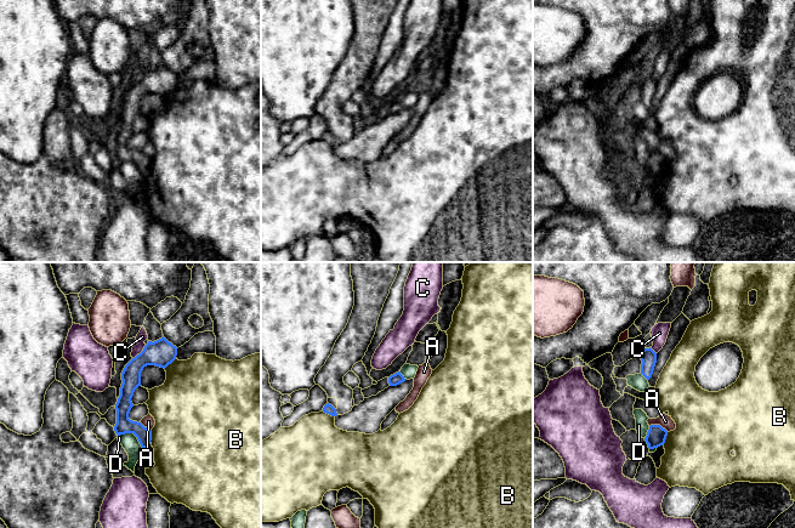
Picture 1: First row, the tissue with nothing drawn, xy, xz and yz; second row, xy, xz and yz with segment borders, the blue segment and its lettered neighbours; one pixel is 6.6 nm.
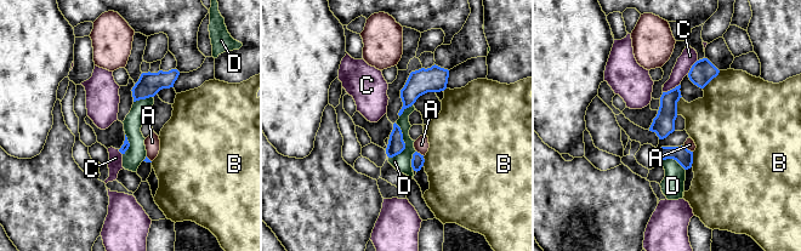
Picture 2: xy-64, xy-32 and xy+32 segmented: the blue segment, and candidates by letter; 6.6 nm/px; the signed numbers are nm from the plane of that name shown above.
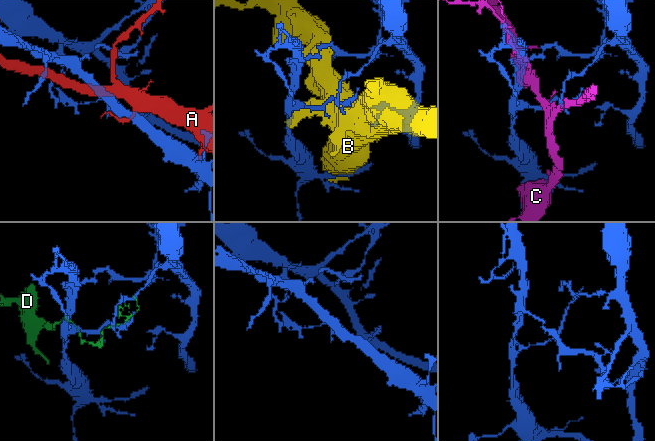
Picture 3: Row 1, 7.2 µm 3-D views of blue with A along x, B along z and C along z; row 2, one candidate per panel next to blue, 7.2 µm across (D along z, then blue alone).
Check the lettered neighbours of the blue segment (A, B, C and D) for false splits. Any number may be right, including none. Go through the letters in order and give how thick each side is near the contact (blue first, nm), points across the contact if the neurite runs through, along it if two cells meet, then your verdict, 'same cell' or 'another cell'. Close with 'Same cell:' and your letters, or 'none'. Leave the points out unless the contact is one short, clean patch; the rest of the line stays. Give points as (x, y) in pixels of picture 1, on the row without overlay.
A: 130/90 nm | another cell
B: 110/480 nm | another cell
C: 180/70 nm | another cell
D: 110/110 nm | another cell
Same cell: none

